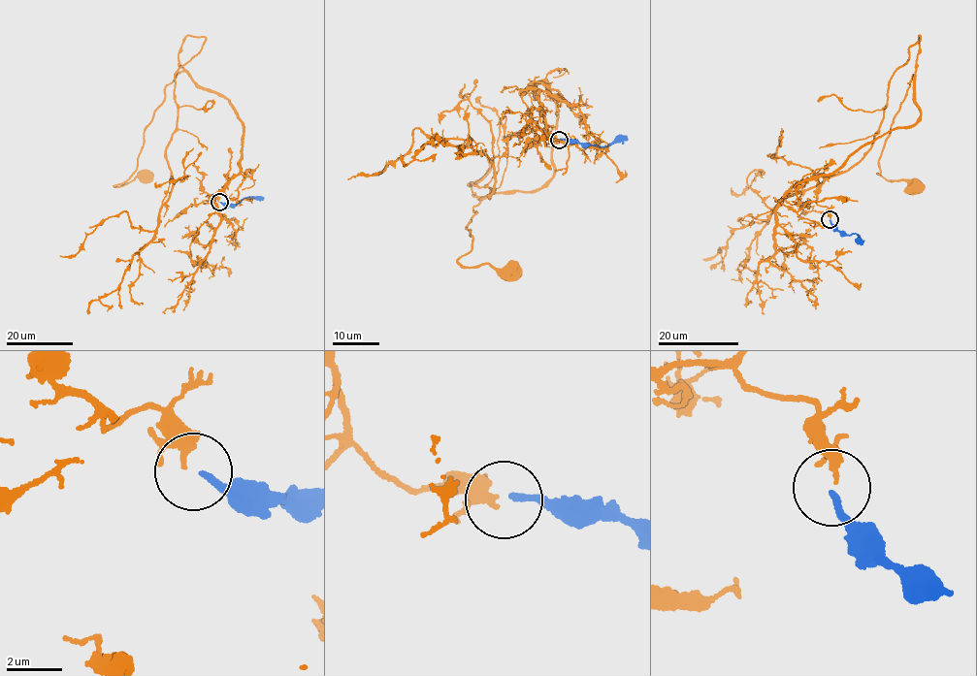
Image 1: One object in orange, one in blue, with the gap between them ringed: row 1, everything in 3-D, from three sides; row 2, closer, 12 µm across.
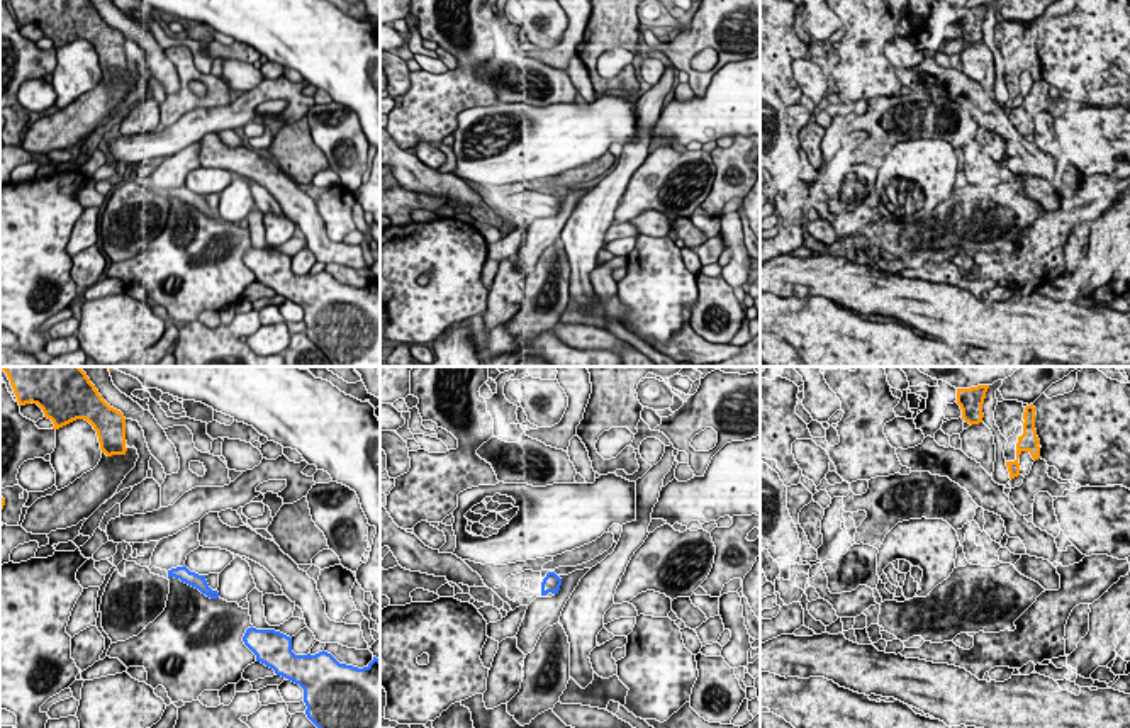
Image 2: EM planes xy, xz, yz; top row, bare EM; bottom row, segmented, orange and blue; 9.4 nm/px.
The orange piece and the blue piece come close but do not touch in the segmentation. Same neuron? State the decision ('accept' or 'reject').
reject

